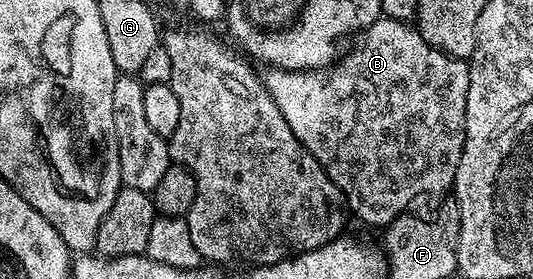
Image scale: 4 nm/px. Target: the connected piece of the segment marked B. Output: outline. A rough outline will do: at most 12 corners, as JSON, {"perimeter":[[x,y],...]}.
{"perimeter":[[386,17],[261,78],[350,214],[452,190],[469,66]]}

